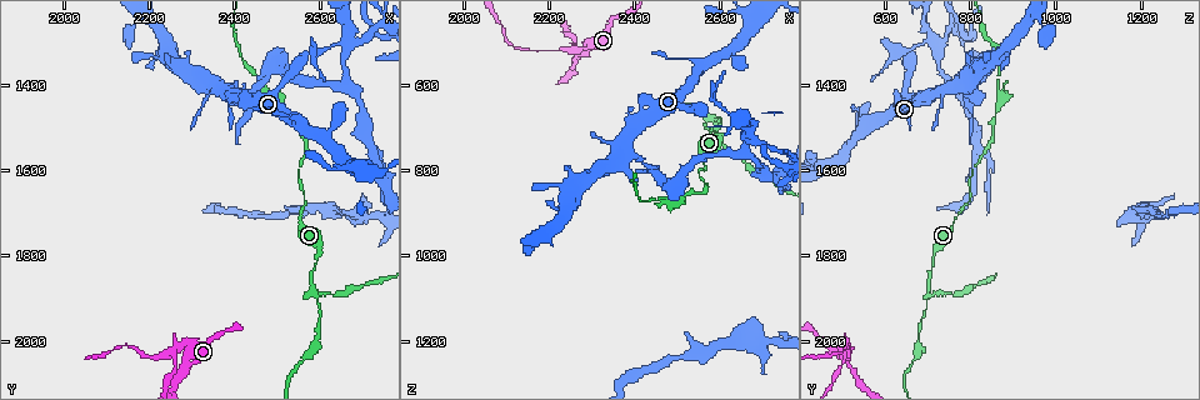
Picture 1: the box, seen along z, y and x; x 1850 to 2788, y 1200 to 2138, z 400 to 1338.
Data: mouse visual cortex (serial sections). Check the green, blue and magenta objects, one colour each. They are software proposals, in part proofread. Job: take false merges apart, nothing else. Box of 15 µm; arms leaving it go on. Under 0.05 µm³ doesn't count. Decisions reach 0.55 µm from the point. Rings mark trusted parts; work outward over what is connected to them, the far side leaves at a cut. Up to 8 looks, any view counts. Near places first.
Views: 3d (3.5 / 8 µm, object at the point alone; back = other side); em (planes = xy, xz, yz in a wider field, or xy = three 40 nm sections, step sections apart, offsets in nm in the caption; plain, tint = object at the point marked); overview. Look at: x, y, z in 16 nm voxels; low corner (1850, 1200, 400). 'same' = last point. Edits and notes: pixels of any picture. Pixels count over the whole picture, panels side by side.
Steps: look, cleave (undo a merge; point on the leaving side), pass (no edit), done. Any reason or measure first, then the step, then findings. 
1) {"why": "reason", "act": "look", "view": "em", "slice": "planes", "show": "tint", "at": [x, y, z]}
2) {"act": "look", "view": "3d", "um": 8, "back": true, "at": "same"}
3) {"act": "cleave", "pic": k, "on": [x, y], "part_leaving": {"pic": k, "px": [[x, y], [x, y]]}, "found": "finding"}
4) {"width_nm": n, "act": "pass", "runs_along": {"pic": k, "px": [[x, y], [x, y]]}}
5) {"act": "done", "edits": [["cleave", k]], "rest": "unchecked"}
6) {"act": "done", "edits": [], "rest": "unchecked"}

{"why": "thin neck", "act": "look", "view": "3d", "um": 3.5, "at": [2585, 1880, 705]}

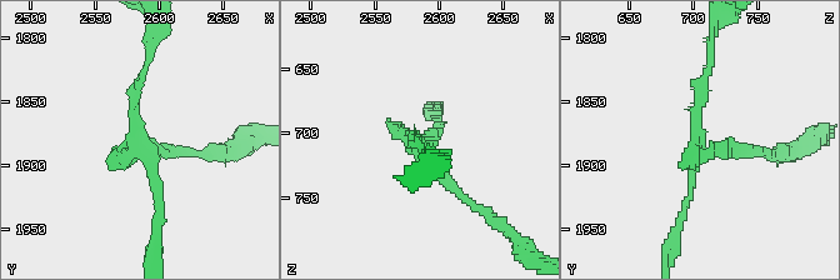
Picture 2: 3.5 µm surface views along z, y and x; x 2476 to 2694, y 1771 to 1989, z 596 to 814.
{"why": "need the tissue", "act": "look", "view": "em", "slice": "xy", "step": 5, "show": "tint", "at": [2582, 1882, 706]}

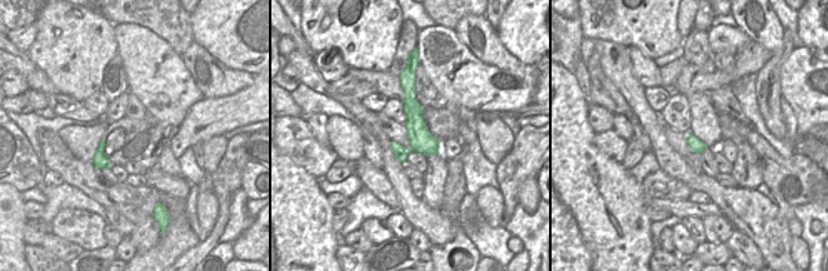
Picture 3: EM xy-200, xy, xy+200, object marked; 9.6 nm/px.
{"act": "cleave", "pic": 2, "on": [168, 150], "part_leaving": {"pic": 2, "px": [[701, 154], [788, 150]]}, "found": "two cells meet here"}

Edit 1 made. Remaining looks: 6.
{"why": "sharp bend", "act": "look", "view": "3d", "um": 8, "at": [2435, 1445, 795]}

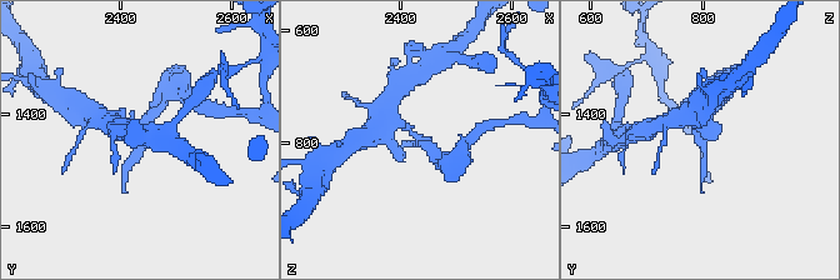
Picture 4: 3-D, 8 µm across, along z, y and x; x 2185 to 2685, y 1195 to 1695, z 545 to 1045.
{"why": "zoom in", "act": "look", "view": "3d", "um": 3.5, "at": [2435, 1440, 795]}

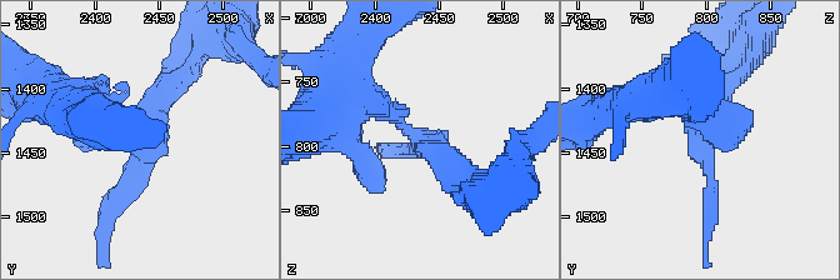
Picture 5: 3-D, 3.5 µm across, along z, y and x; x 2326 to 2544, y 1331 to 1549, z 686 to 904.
{"why": "need the tissue", "act": "look", "view": "em", "slice": "xy", "step": 2, "show": "tint", "at": [2436, 1438, 794]}

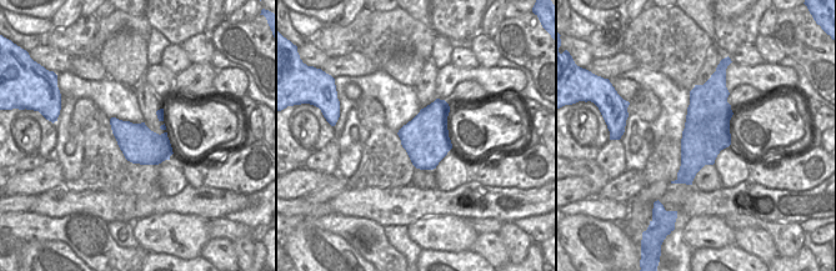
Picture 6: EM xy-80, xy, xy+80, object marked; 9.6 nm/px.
{"act": "cleave", "pic": 5, "on": [159, 110], "found": "a second cell is stuck on"}

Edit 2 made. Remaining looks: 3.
{"act": "done", "edits": [["cleave", 2], ["cleave", 5]], "rest": "unchecked"}

